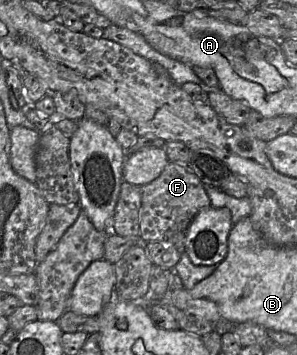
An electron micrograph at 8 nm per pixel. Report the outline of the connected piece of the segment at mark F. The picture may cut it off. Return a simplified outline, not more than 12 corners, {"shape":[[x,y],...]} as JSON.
{"shape":[[169,162],[141,186],[145,242],[184,251],[211,206],[189,164]]}

